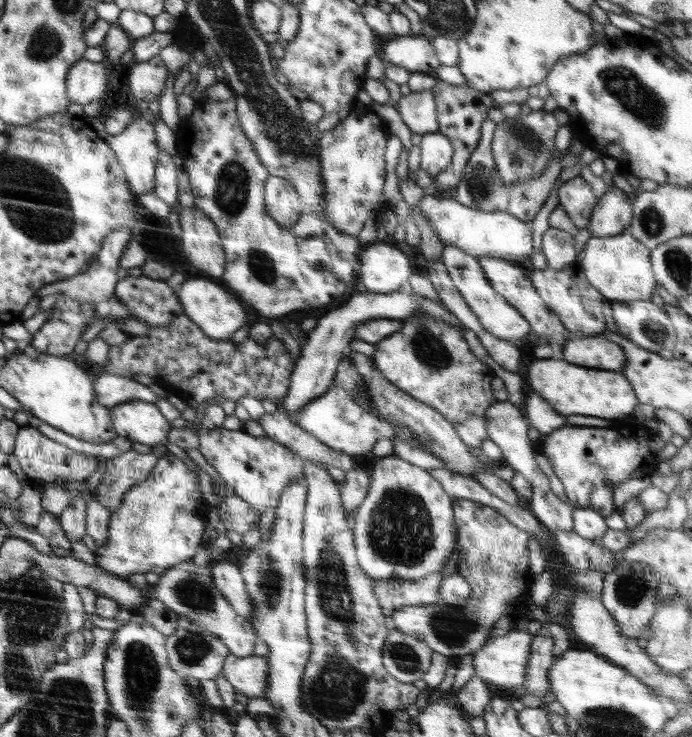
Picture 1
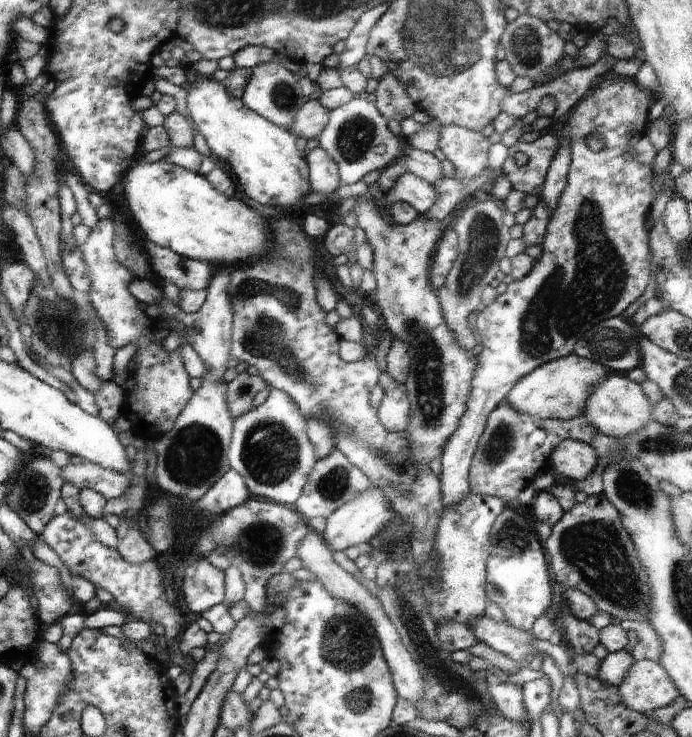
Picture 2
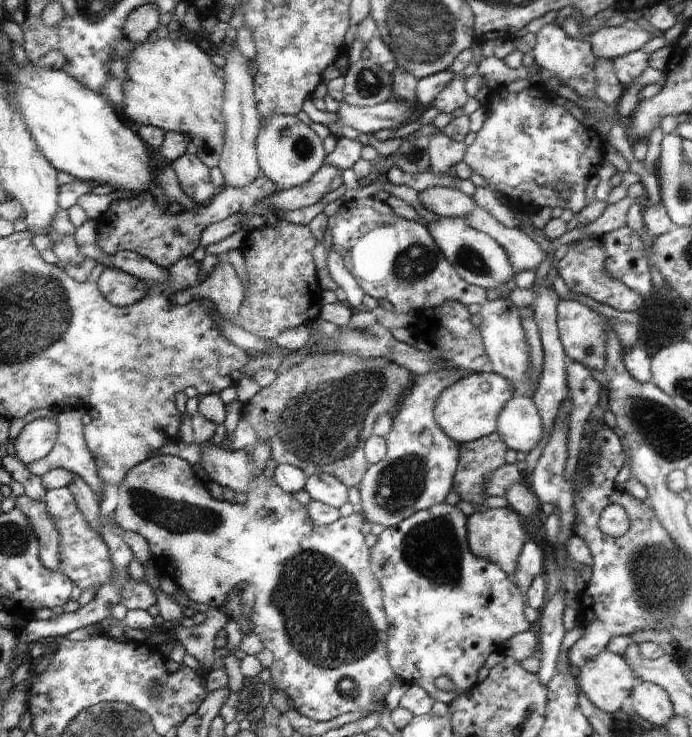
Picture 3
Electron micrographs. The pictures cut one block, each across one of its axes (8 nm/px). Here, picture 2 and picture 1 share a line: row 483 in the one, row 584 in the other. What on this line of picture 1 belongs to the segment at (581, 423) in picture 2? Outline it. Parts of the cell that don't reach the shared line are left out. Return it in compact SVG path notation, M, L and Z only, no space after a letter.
M453 499L453 512L455 516L455 523L457 526L457 535L458 535L458 565L457 565L457 573L459 573L464 579L467 580L468 585L471 587L470 597L468 598L468 604L465 605L464 608L460 606L450 607L450 605L446 605L439 599L437 604L431 606L408 606L400 608L394 612L394 615L391 616L389 625L391 628L396 630L400 630L421 642L424 642L430 649L433 651L439 652L440 654L444 654L449 658L461 658L465 654L471 654L482 648L486 642L489 642L492 639L491 633L494 630L494 627L503 626L510 629L510 623L513 622L514 618L520 618L521 616L525 616L526 611L526 600L531 598L531 584L534 582L533 572L530 570L529 566L529 557L528 554L528 539L530 539L530 534L520 530L517 526L510 524L508 519L504 518L496 509L489 507L488 505L479 503L475 500L468 499Z

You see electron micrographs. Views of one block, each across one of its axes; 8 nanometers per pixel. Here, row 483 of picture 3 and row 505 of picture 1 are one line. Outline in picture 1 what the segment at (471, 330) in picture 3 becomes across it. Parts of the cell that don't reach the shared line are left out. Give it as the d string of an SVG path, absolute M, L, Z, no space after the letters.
M388 455L378 460L370 475L370 488L366 498L356 510L356 521L351 528L355 551L361 570L374 579L420 580L440 573L454 552L457 526L453 512L453 498L446 494L428 470L400 457Z

